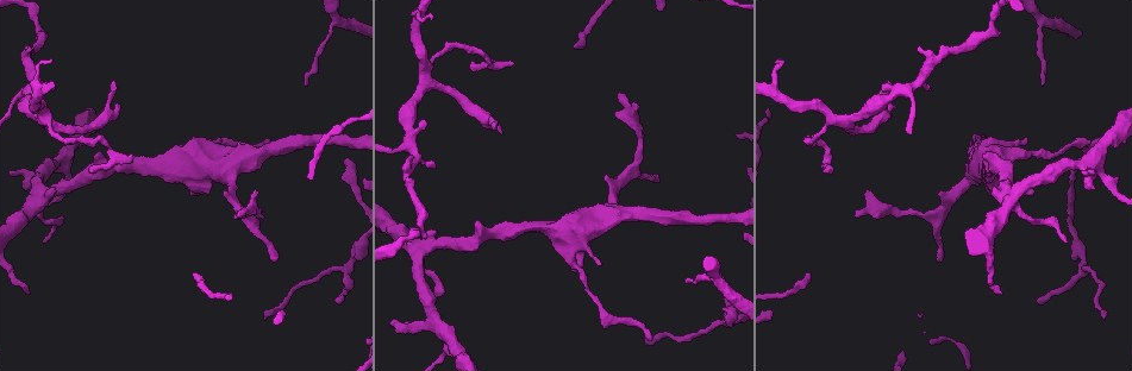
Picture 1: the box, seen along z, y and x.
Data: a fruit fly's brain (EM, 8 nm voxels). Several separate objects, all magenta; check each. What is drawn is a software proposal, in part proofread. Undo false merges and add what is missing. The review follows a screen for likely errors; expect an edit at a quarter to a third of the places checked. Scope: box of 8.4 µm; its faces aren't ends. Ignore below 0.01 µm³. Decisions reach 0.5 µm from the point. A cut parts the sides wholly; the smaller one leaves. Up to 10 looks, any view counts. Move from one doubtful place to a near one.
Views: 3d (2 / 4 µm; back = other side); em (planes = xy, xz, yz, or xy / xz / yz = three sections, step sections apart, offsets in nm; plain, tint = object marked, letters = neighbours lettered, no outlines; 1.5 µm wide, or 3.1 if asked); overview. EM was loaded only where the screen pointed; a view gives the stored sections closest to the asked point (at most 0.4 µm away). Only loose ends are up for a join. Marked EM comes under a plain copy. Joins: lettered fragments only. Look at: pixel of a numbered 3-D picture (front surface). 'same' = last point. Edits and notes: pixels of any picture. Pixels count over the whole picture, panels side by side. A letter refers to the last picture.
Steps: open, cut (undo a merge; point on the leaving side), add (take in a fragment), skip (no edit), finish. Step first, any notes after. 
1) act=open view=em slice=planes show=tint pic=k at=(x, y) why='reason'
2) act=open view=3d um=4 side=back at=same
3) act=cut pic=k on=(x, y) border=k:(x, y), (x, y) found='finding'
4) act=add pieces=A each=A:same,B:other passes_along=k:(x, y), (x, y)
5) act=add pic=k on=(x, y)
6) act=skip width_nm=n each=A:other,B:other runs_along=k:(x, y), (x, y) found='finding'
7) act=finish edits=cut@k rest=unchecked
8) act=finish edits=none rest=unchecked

act=open view=3d um=2 pic=1 at=(685, 278) why='an open end'

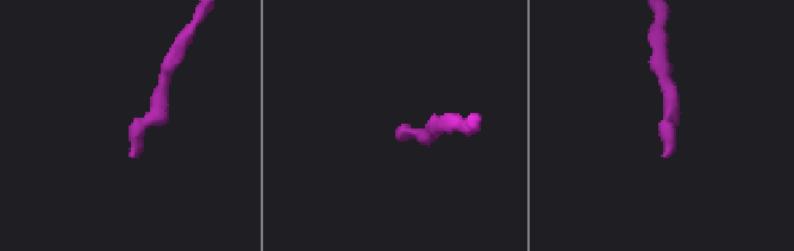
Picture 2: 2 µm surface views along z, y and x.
act=open view=em slice=planes show=letters pic=2 at=(133, 155) why='need the tissue'

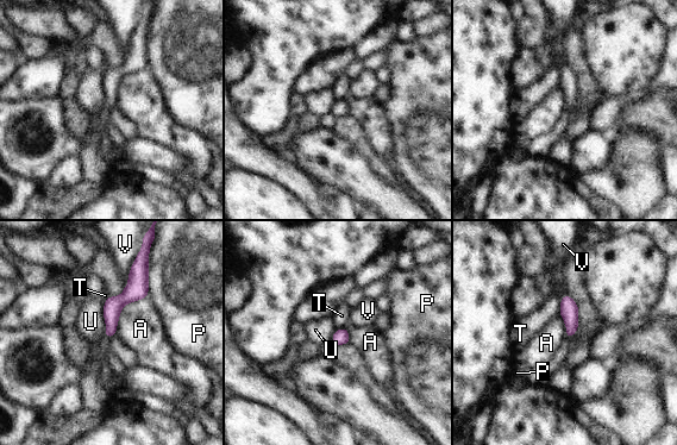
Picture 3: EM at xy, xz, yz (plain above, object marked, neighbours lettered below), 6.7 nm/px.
act=skip width_nm=110 longest_contact=A:360nm each=A:other,P:other,T:other,U:other,V:other found='no lettered fragment goes on from it'

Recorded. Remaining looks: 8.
act=open view=3d um=4 pic=1 at=(857, 217) why='free end'

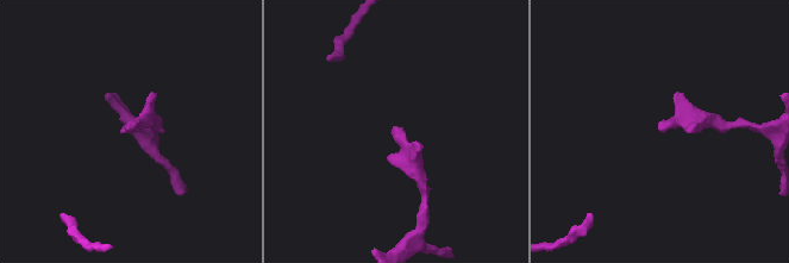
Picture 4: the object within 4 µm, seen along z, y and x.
act=open view=em slice=xz step=4 show=letters pic=4 at=(395, 128)

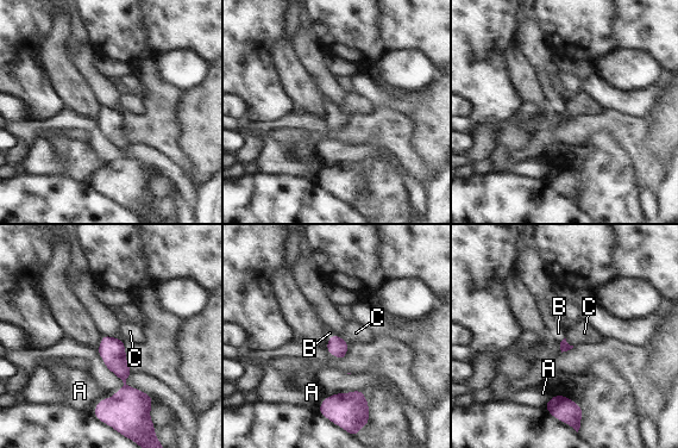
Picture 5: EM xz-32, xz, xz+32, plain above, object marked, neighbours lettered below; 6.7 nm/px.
act=open view=em slice=planes show=letters at=same why='cut it another way'

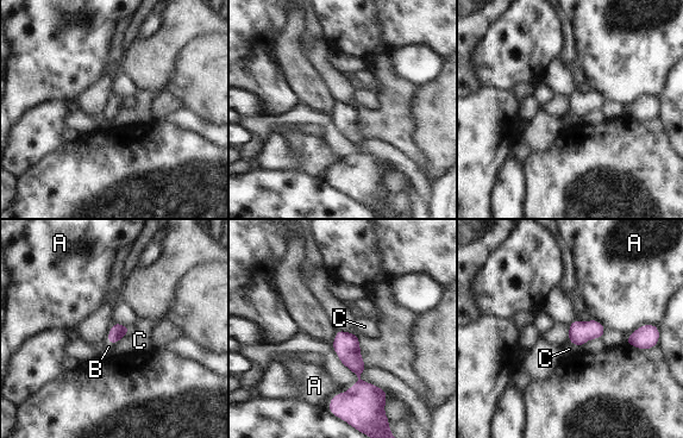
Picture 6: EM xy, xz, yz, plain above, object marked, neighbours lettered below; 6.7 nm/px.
act=add pieces=B longest_contact=A:220nm each=A:other,B:same,C:other passes_along=6:(117, 331), (110, 342), (108, 346) found='the neuron continues'

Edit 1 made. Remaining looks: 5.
act=open view=3d um=2 pic=1 at=(26, 292) why='tapers out'

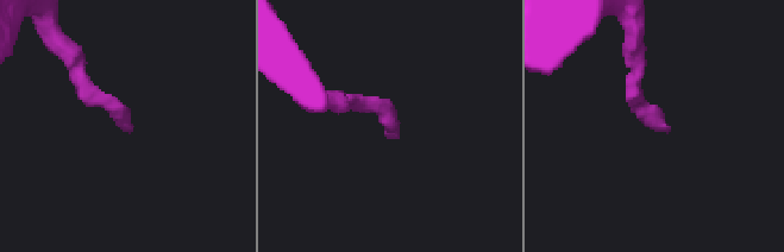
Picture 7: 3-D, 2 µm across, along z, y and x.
act=open view=em slice=planes show=tint pic=7 at=(668, 130)

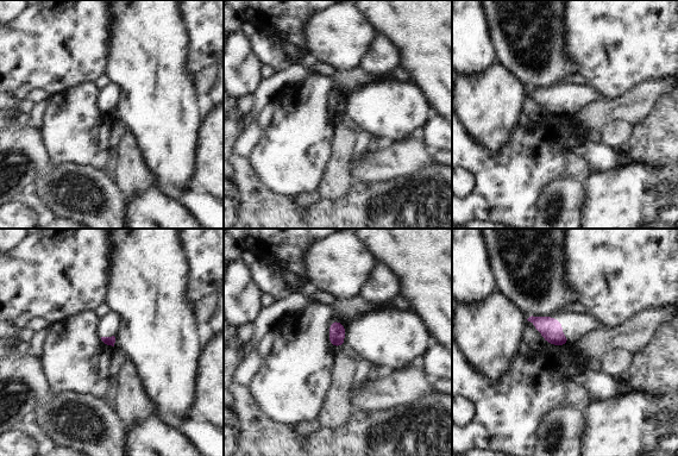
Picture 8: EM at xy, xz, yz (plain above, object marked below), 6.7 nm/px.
act=open view=em slice=planes show=letters at=same

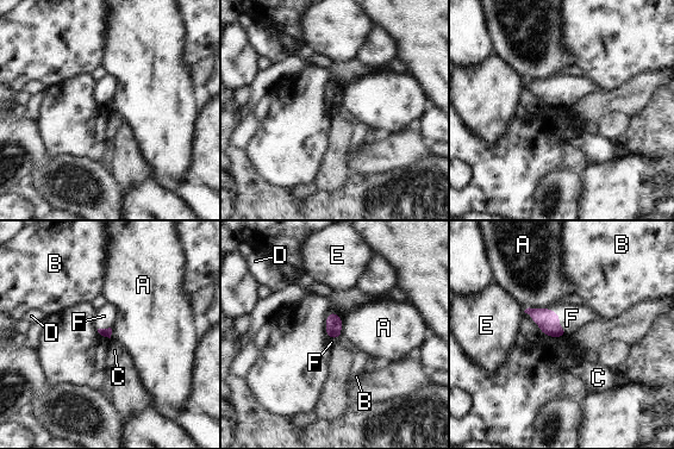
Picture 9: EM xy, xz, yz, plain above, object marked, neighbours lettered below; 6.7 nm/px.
act=add pieces=F each=A:other,B:other,C:other,D:other,E:other,F:same passes_along=9:(548, 320), (559, 323), (572, 318) found='it goes on there'

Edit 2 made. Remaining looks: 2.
act=open view=em slice=planes show=tint pic=1 at=(1085, 270) why='calibre changes'

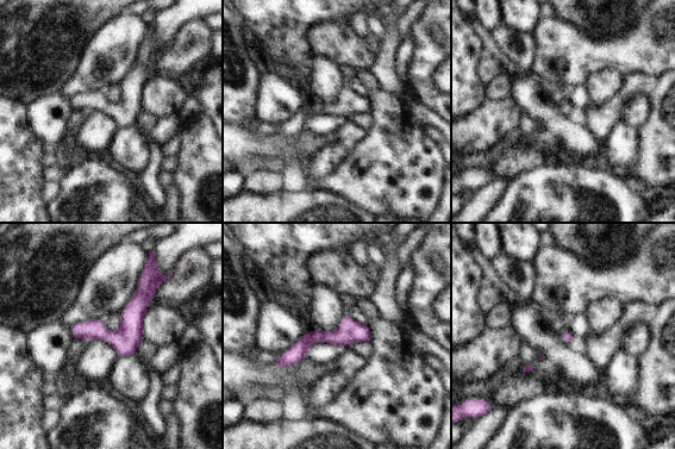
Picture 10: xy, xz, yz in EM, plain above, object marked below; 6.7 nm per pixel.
act=open view=em slice=planes show=letters at=same why='see the neighbours'

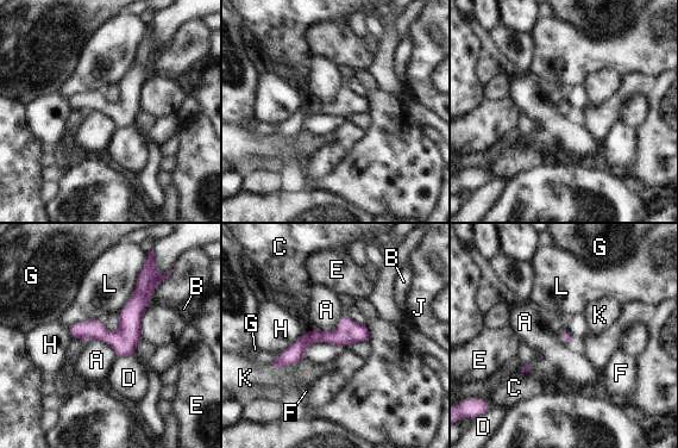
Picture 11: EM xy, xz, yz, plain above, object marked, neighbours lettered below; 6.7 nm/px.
act=skip width_nm=80 each=A:other,B:other,C:other,D:other,E:other,F:other,G:other,H:other,J:other,K:other,L:other border=11:(345, 313), (333, 331), (313, 330) found='continuous, no second neuron'

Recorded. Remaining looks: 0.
act=finish edits=add@6,add@9 rest=unchecked

